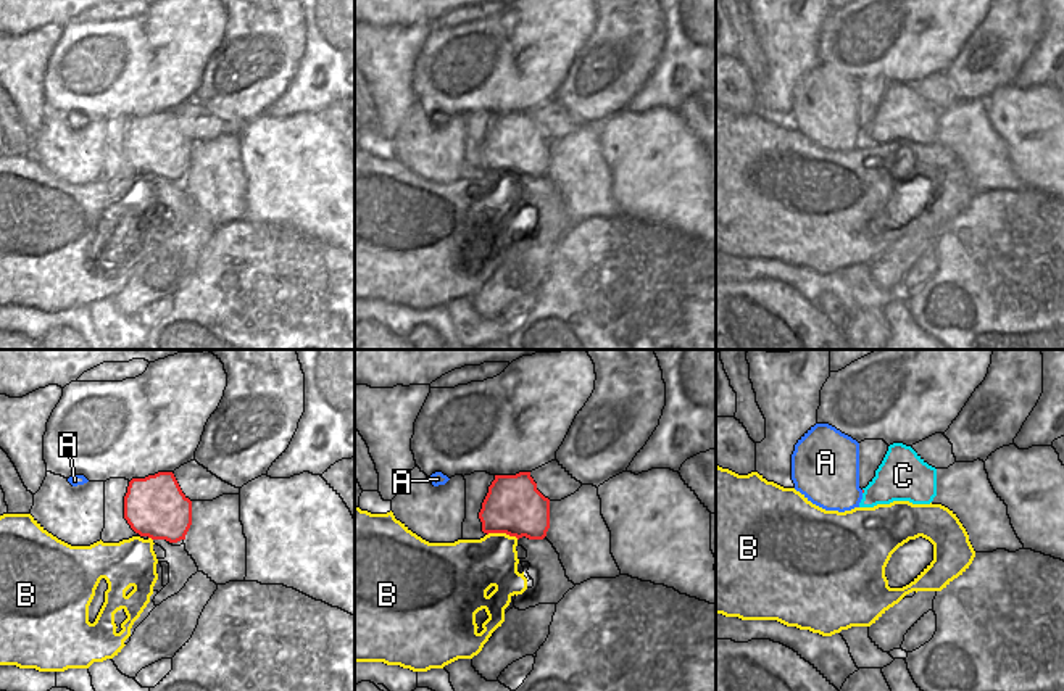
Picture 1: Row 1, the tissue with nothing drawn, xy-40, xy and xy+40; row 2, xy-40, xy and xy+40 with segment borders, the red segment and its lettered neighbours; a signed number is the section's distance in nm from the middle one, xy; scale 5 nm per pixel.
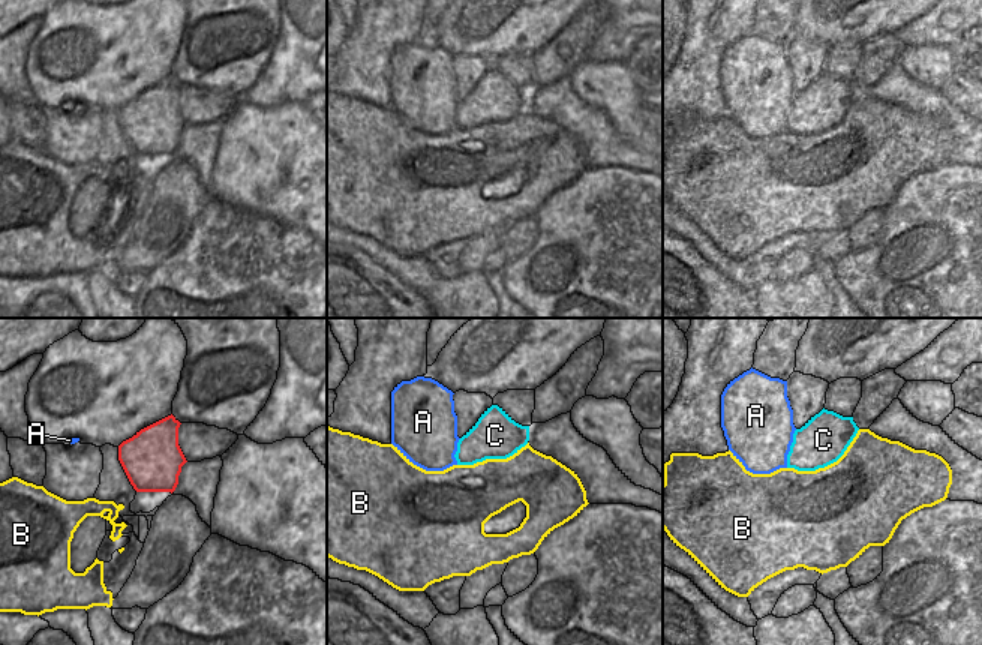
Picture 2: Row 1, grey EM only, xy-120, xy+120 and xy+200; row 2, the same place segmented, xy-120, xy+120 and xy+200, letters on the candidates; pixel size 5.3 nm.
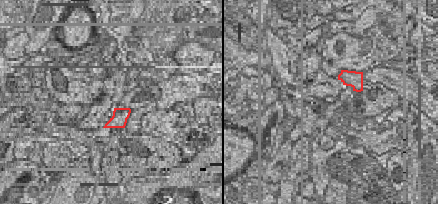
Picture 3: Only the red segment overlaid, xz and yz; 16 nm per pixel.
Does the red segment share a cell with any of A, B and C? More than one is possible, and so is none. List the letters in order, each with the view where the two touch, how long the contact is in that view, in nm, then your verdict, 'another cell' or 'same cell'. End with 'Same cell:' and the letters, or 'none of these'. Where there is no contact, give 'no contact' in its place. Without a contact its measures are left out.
A: no contact | another cell
B: xy | 160 nm | another cell
C: no contact | same cell
Same cell: C

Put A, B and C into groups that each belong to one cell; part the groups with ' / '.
A / B / C

